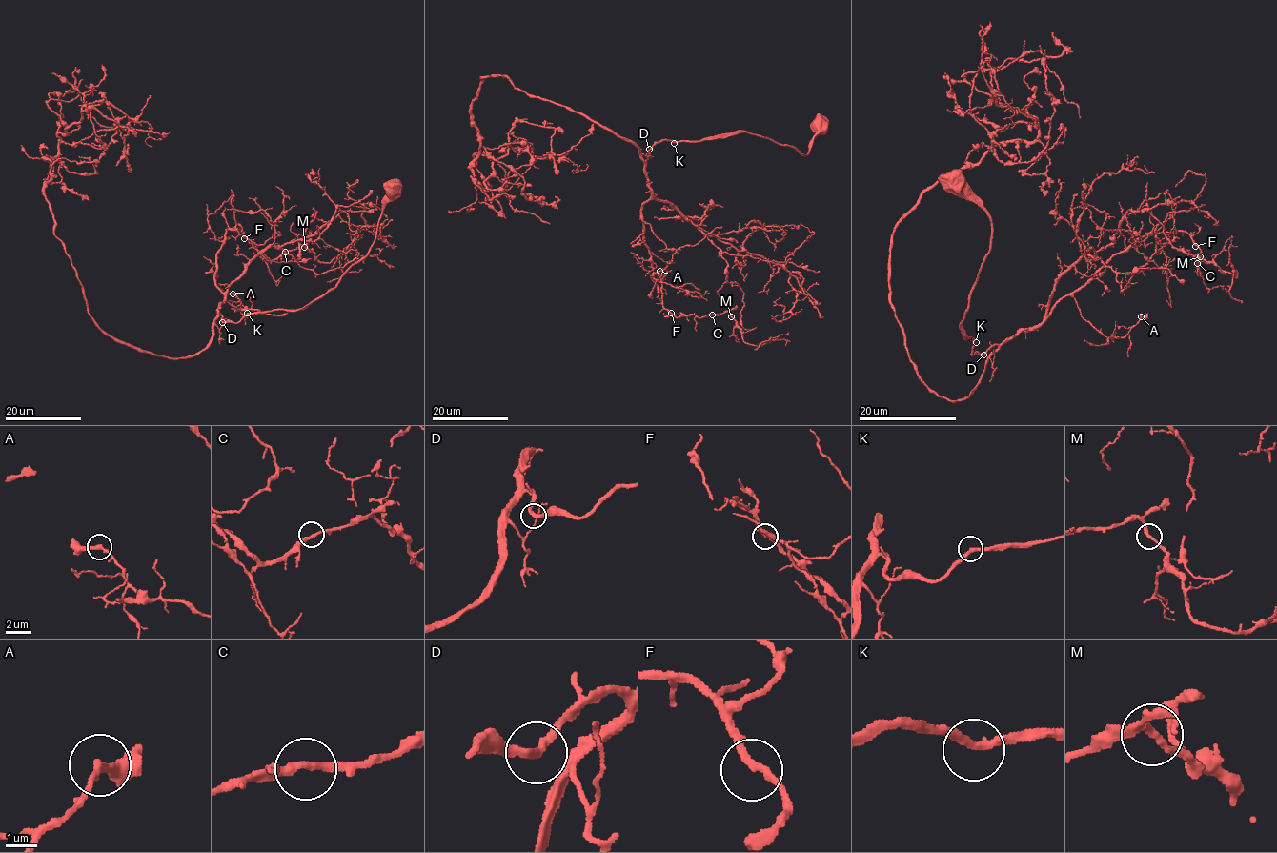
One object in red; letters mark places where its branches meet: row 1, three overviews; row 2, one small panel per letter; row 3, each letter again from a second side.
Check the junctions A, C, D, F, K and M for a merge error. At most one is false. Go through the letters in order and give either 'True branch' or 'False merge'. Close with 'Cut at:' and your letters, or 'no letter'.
A: True branch
C: True branch
D: True branch
F: True branch
K: True branch
M: True branch
Cut at: no letter

